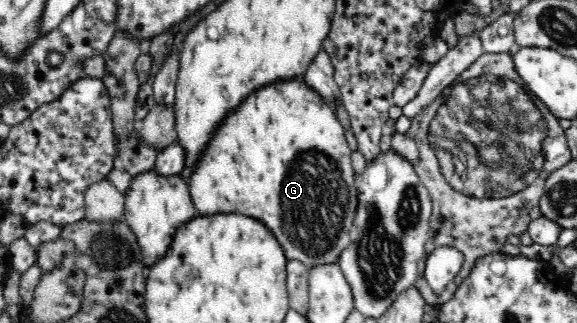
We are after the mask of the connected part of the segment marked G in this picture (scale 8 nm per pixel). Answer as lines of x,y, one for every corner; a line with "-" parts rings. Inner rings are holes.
288,78
286,80
274,80
271,84
261,85
260,88
251,89
244,97
242,103
238,104
233,112
225,115
218,123
218,129
214,131
212,139
207,141
199,155
199,158
193,163
191,174
188,179
189,192
199,215
217,214
218,212
238,212
244,215
258,217
262,223
272,227
272,233
278,237
282,243
284,253
288,260
298,260
308,267
322,264
338,262
340,252
349,244
349,231
354,221
354,214
357,208
357,189
355,186
354,168
350,161
350,150
345,139
345,130
336,117
334,108
328,105
324,97
310,87
305,81
298,78

